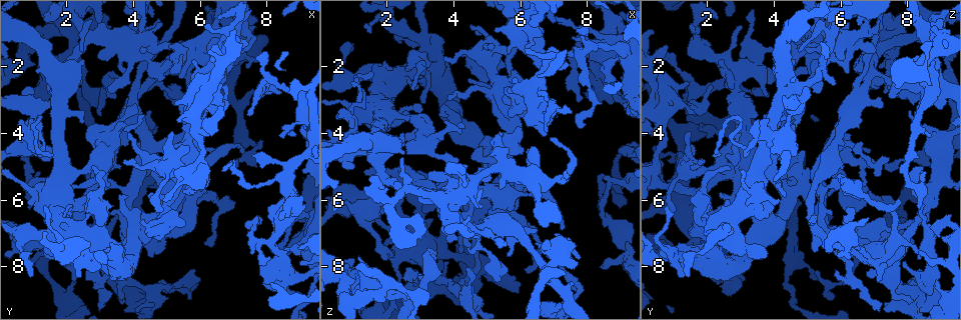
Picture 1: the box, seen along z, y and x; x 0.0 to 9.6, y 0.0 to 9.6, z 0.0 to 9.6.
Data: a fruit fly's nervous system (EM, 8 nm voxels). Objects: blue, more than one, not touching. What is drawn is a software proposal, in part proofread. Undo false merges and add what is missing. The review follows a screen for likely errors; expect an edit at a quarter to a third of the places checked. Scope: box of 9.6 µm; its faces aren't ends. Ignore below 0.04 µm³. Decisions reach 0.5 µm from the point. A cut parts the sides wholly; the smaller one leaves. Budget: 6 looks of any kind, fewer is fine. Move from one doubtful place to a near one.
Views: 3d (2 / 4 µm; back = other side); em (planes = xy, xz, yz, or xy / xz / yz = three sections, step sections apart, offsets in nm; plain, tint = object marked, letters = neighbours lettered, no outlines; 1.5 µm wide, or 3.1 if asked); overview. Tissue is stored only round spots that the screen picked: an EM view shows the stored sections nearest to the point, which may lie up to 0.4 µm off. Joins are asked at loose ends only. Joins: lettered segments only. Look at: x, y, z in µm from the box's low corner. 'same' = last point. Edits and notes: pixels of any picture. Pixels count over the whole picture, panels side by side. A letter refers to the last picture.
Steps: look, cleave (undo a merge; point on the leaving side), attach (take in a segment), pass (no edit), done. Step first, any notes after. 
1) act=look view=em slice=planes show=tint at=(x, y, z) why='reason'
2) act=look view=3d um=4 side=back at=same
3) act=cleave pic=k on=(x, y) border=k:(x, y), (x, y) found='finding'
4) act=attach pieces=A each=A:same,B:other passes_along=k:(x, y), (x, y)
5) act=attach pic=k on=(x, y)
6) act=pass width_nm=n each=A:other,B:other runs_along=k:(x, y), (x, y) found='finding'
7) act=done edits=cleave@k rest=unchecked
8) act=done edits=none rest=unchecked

act=look view=3d um=2 at=(7.40, 1.95, 7.15) why='an open end'

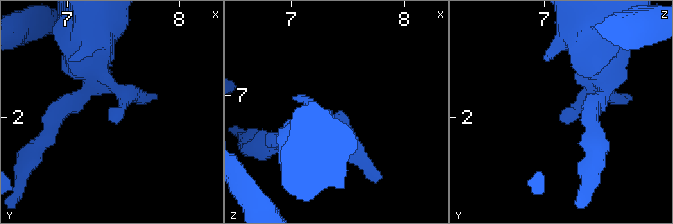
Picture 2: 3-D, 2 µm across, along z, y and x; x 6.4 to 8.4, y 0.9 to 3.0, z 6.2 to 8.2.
act=look view=em slice=planes show=letters at=(7.42, 2.00, 7.12)

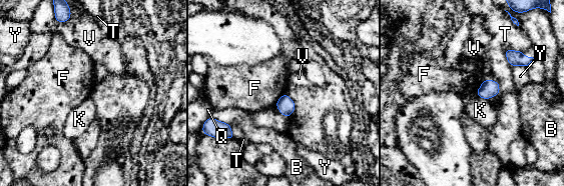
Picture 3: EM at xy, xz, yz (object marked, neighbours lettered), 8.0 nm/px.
act=pass width_nm=140 each=B:other,F:other,K:other,Q:other,T:other,V:other,Y:other border=3:(285, 92), (274, 104) found='none of them fits'

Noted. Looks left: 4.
act=look view=em slice=xz step=8 show=tint at=(7.80, 2.90, 3.90) why='an open end'

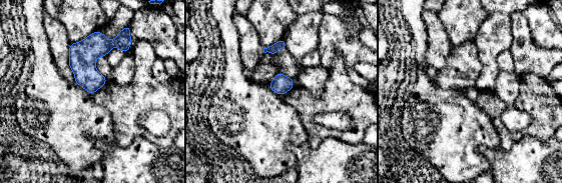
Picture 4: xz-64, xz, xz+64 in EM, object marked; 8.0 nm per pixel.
act=look view=em slice=planes show=letters at=same why='another direction'

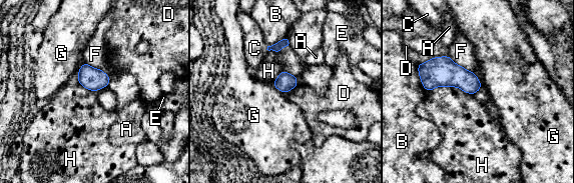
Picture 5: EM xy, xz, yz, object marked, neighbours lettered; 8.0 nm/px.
act=pass longest_contact=H:340nm each=A:other,B:other,C:other,D:other,E:other,F:other,G:other,H:other border=5:(448, 55), (433, 57), (421, 64) found='none of them fits'

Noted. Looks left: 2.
act=look view=em slice=xy step=8 show=tint at=(1.00, 4.50, 3.20) why='abrupt turn'

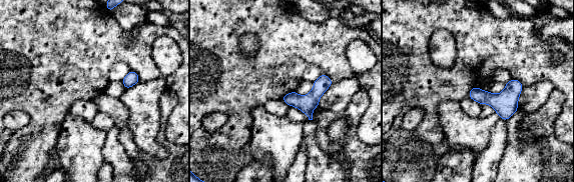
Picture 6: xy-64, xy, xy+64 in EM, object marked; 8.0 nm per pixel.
act=look view=em slice=planes show=letters at=same

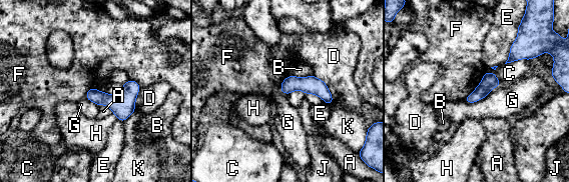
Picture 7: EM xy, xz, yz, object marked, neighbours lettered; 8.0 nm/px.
act=pass width_nm=110 each=A:other,B:other,C:other,D:other,E:other,F:other,G:other,H:other,J:other,K:other border=7:(306, 93), (294, 90), (287, 94) found='continuous, no second neuron'

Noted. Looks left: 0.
act=done edits=none rest=unchecked

